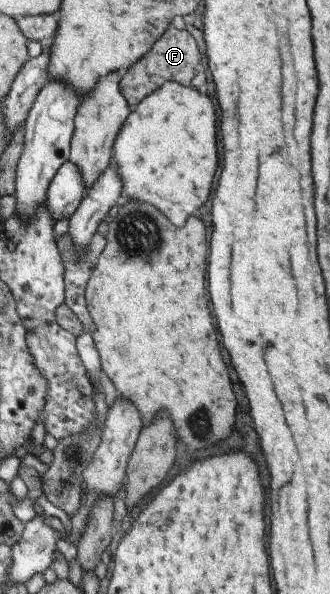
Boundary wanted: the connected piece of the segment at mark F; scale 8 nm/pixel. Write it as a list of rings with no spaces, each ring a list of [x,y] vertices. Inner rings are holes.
[[[169,26],[165,30],[165,34],[151,45],[151,48],[139,59],[139,62],[132,64],[125,70],[125,74],[119,80],[119,92],[123,94],[128,106],[133,108],[139,104],[142,98],[151,94],[164,82],[175,81],[181,86],[189,86],[197,64],[199,64],[199,50],[197,50],[195,40],[185,30],[177,30],[177,28]]]

